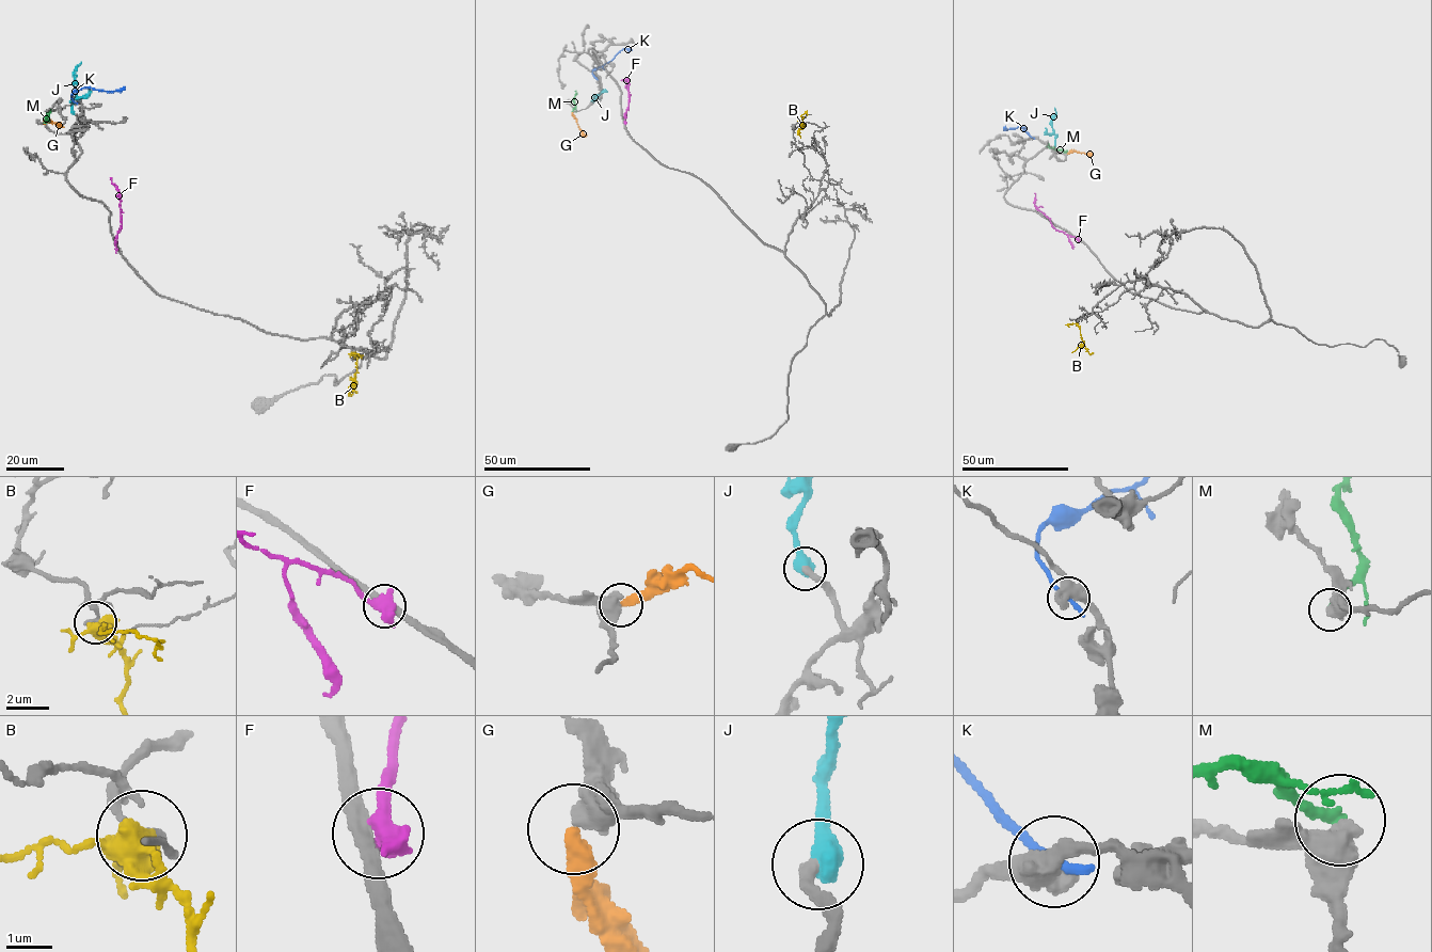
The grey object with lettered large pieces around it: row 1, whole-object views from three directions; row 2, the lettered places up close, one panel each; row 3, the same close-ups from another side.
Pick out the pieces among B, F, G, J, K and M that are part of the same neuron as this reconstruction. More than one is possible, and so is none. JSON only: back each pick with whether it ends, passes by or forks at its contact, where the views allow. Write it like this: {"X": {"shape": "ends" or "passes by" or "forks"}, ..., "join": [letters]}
{"G": {"shape": "ends"}, "J": {"shape": "ends"}, "join": ["G", "J"]}

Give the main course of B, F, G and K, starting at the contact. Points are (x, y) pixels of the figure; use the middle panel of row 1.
B: (800, 122), (804, 126), (797, 133), (800, 138)
F: (624, 123), (629, 84), (626, 79), (621, 79)
G: (572, 112), (586, 136)
K: (595, 77), (592, 70), (623, 48), (632, 50)

